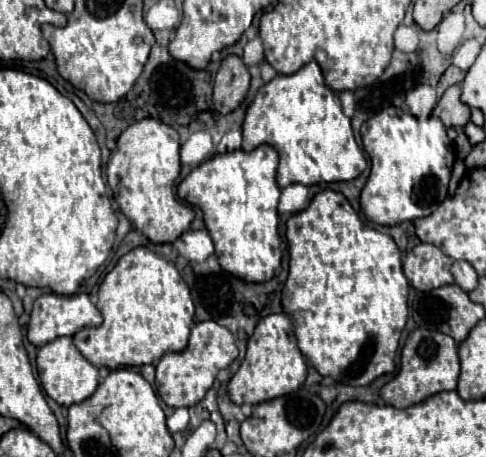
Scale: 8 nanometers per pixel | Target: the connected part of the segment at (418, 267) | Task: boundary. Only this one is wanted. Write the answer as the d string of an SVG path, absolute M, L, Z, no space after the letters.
M419 243L411 249L405 259L407 279L417 291L437 289L441 285L453 283L451 259L431 243Z

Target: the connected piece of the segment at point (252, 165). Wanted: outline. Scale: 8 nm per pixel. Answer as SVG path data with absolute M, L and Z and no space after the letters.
M259 145L249 153L239 149L203 161L177 185L177 195L203 211L219 265L243 281L269 281L281 263L277 215L281 190L275 181L277 161L277 151L271 145Z

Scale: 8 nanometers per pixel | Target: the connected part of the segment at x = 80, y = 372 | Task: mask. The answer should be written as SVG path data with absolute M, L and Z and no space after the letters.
M57 337L55 341L43 345L37 353L37 371L39 371L39 381L45 389L45 393L57 401L59 405L73 405L83 399L87 399L99 385L99 373L97 367L91 365L73 345L71 337Z

